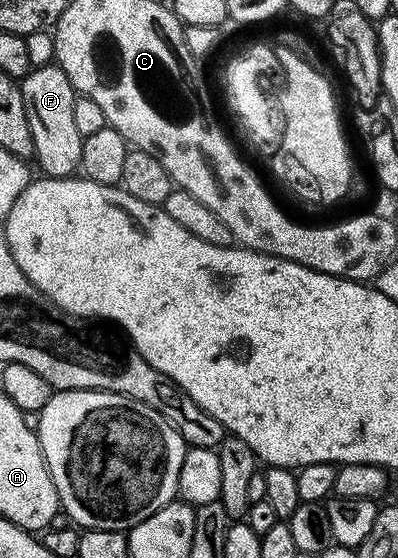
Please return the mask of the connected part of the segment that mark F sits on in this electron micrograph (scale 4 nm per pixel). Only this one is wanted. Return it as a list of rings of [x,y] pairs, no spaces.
[[[53,63],[51,65],[37,65],[19,82],[24,100],[24,114],[28,117],[28,126],[32,135],[32,150],[34,161],[40,164],[40,173],[45,177],[70,177],[80,168],[82,159],[83,137],[74,124],[74,103],[78,96],[76,89],[70,83],[66,71]]]

